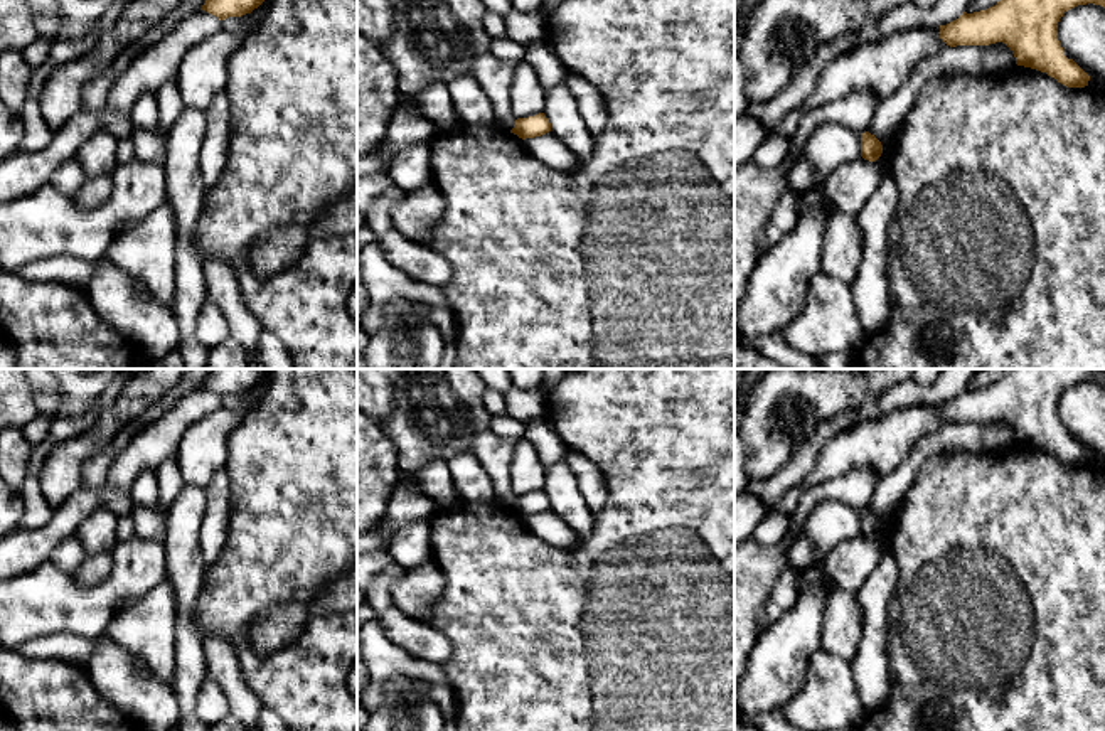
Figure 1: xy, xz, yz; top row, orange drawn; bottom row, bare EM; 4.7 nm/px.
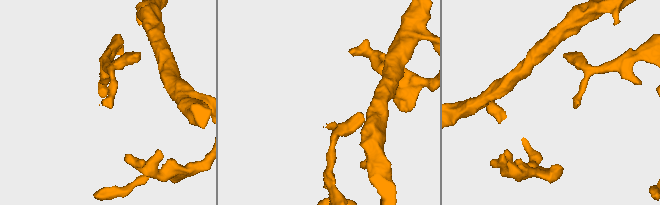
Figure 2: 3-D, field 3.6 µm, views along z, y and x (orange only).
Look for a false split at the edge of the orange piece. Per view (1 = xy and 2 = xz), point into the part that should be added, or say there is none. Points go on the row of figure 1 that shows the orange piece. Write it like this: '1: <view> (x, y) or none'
1: none
2: none

